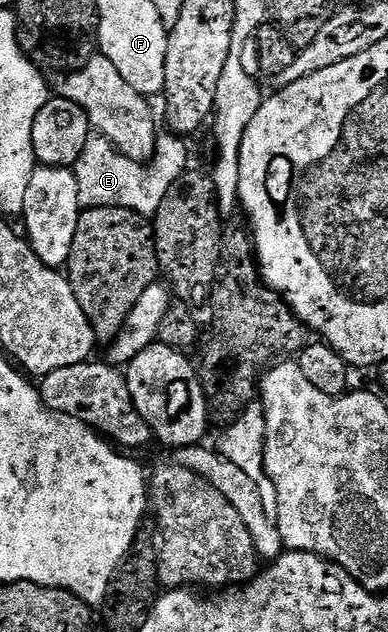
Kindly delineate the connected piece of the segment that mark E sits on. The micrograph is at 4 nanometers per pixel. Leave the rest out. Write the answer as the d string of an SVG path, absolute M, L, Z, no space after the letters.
M90 135L87 146L83 146L83 154L75 165L82 209L130 208L132 212L138 212L146 218L157 215L160 204L167 198L168 190L187 171L189 164L189 152L181 141L184 139L168 135L158 139L155 159L146 164L125 156L106 136Z

